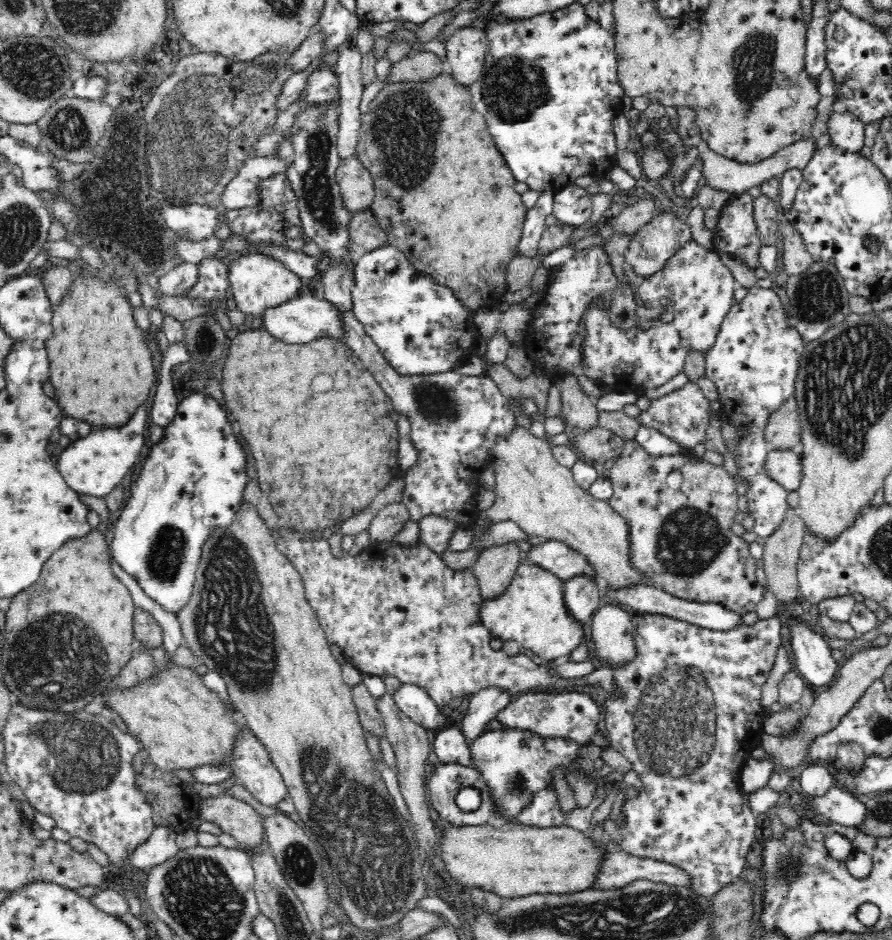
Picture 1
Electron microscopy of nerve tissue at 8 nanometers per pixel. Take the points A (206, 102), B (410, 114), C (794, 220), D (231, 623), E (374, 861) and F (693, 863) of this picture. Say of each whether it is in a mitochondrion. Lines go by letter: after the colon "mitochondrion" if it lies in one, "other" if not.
A: mitochondrion
B: mitochondrion
C: other
D: mitochondrion
E: mitochondrion
F: other

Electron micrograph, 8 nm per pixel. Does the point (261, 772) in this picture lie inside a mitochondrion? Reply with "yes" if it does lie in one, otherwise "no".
no

